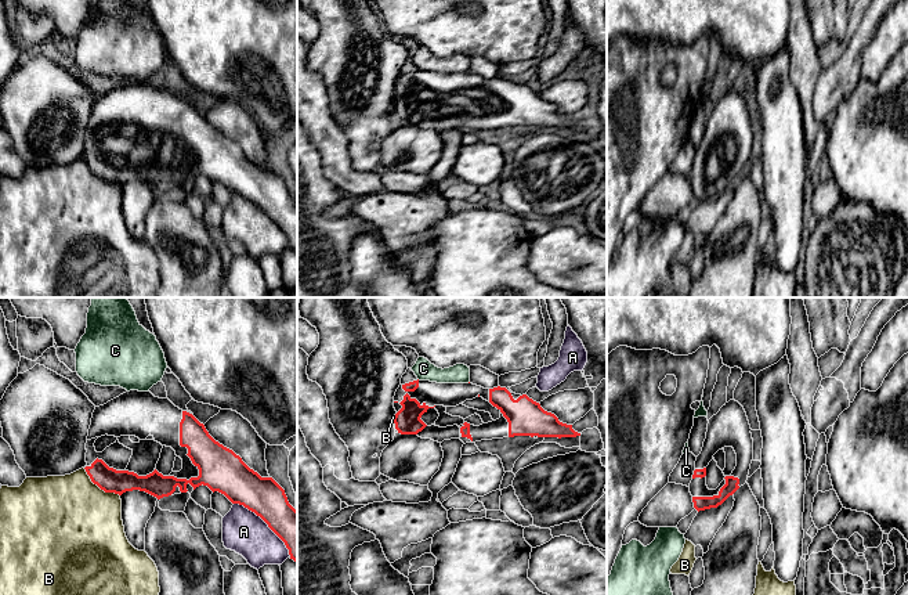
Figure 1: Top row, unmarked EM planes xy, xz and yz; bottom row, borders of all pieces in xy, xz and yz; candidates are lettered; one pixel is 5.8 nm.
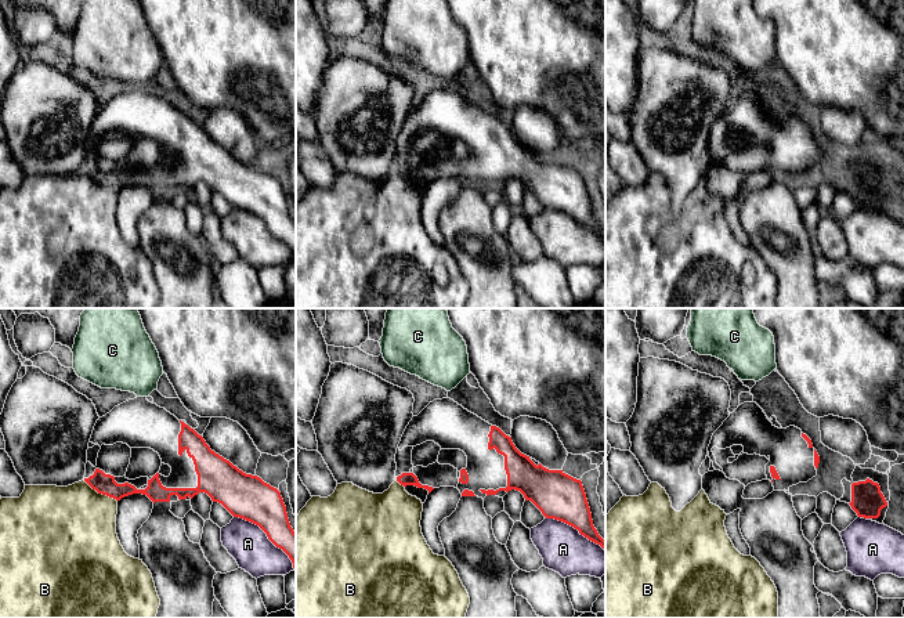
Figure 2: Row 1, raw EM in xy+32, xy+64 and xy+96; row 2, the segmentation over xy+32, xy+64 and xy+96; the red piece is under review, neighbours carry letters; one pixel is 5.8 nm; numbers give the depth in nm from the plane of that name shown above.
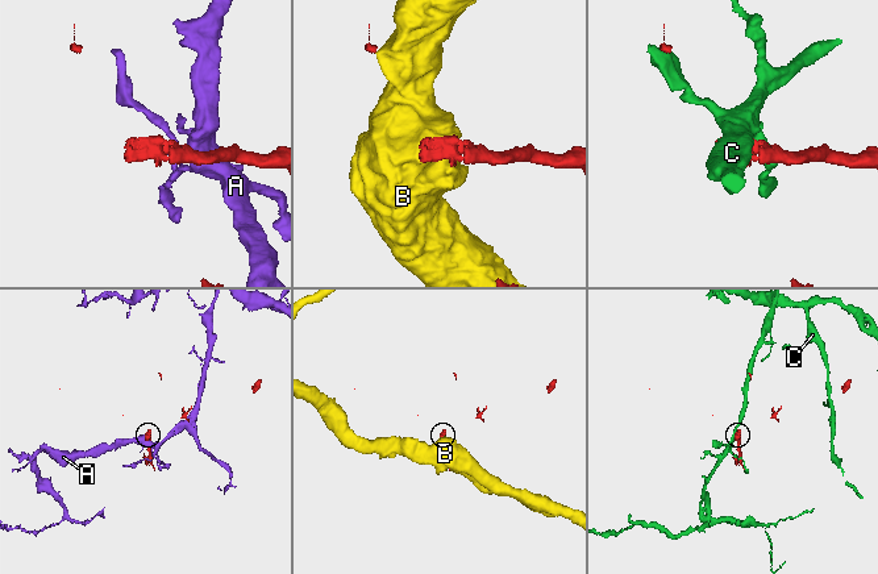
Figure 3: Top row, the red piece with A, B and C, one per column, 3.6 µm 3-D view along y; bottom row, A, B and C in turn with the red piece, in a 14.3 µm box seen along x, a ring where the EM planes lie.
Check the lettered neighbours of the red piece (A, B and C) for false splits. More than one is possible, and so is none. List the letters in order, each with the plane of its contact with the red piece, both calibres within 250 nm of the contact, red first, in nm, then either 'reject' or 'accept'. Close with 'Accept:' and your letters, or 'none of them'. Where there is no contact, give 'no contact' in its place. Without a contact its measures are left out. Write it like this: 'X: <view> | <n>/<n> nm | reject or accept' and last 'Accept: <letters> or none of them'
A: xy | 220/240 nm | reject
B: xy | 140/500 nm | reject
C: no contact | reject
Accept: none of them

